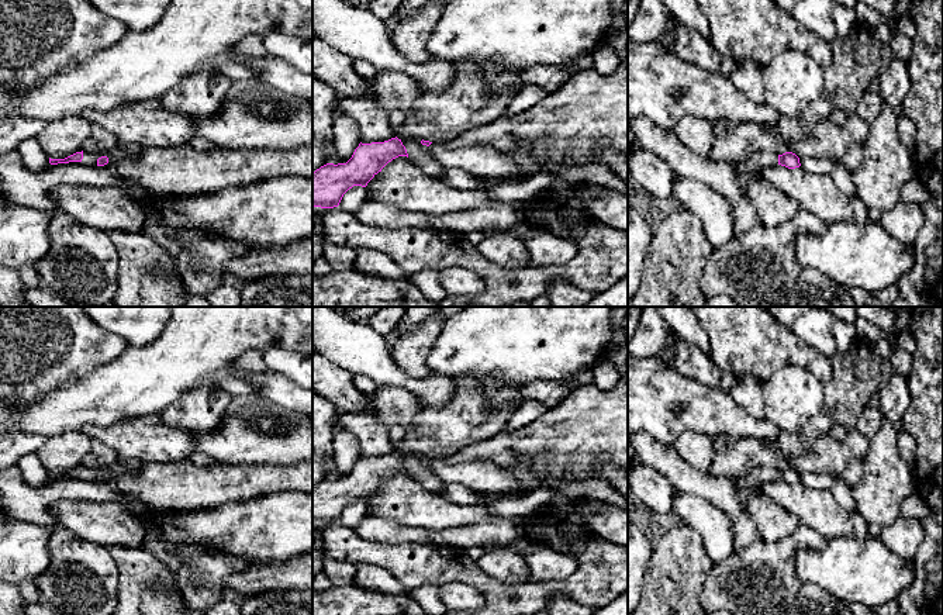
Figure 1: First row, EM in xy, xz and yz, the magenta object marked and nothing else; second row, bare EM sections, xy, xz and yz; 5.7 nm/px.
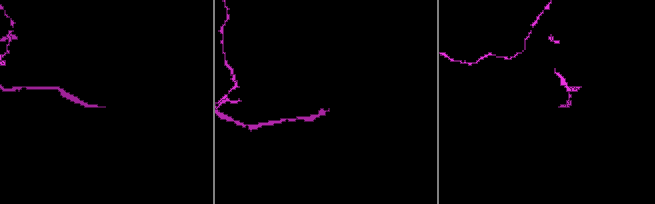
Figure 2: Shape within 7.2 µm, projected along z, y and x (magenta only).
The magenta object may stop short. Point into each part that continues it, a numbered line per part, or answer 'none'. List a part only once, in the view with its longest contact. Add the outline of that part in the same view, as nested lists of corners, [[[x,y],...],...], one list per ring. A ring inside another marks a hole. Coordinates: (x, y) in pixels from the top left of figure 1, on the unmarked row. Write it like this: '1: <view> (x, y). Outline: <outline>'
1: xy (133, 466). Outline: [[[117,460],[111,466],[106,466],[106,467],[101,467],[101,469],[83,467],[82,477],[87,481],[96,481],[99,473],[107,471],[108,478],[104,480],[104,481],[111,481],[121,474],[135,474],[135,473],[138,473],[144,464],[145,463],[137,462],[137,460],[129,460],[129,462]]]

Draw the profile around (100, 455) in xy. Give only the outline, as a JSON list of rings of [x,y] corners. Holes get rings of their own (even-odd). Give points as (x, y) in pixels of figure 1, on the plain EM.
[[[91,439],[90,453],[84,459],[84,467],[101,469],[106,466],[111,466],[117,460],[118,457],[114,449],[96,439]]]

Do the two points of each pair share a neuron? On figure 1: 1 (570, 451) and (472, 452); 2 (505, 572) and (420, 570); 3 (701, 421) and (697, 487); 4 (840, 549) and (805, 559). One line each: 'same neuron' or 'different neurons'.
1: same neuron
2: different neurons
3: different neurons
4: same neuron

